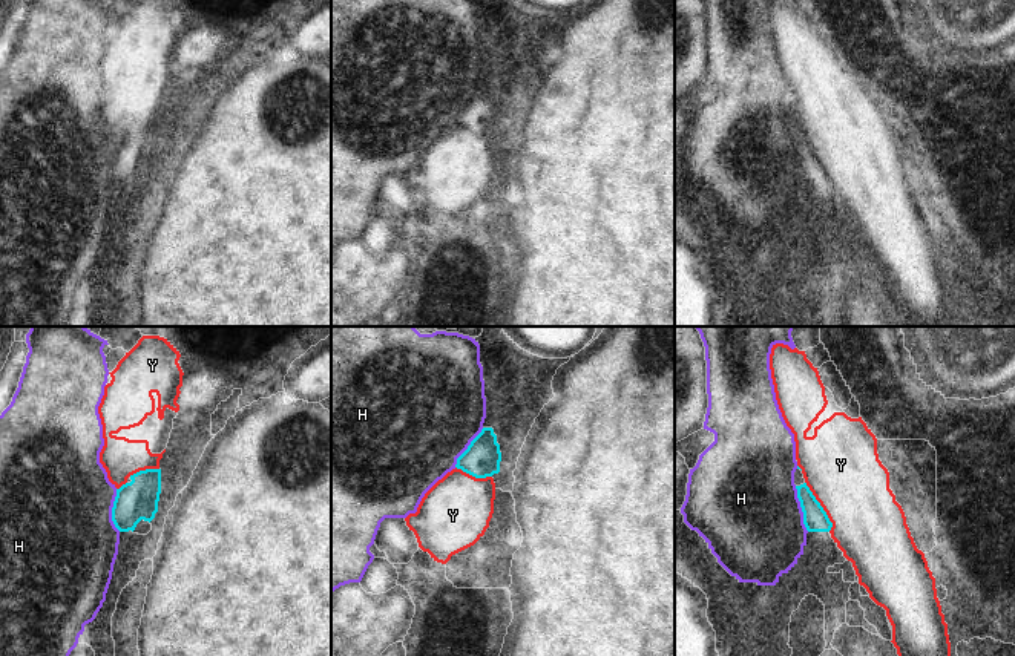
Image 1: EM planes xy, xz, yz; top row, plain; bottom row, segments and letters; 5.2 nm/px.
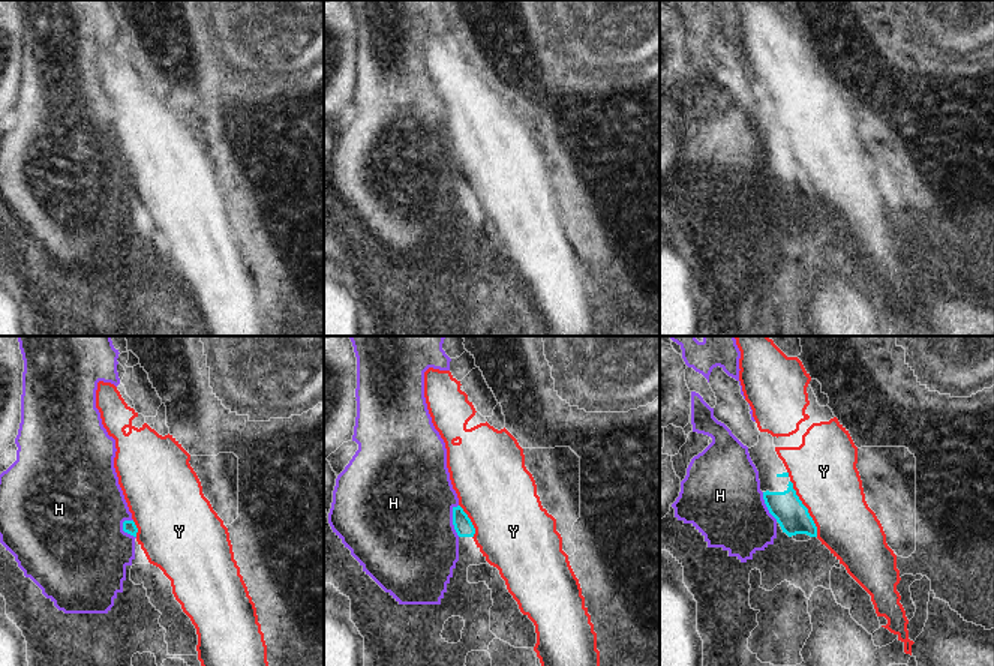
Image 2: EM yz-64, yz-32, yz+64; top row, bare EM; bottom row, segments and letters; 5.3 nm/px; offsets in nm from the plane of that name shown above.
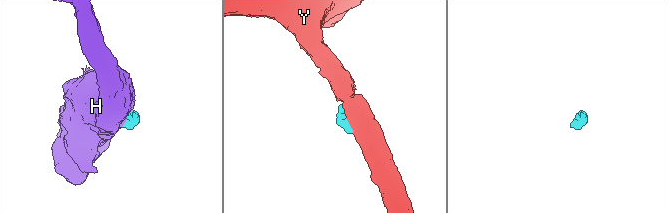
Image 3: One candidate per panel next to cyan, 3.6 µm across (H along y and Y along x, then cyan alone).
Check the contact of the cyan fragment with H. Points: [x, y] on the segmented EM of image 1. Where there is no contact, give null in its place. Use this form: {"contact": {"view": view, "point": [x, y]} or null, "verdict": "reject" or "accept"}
{"contact": {"view": "yz", "point": [802, 509]}, "verdict": "accept"}

